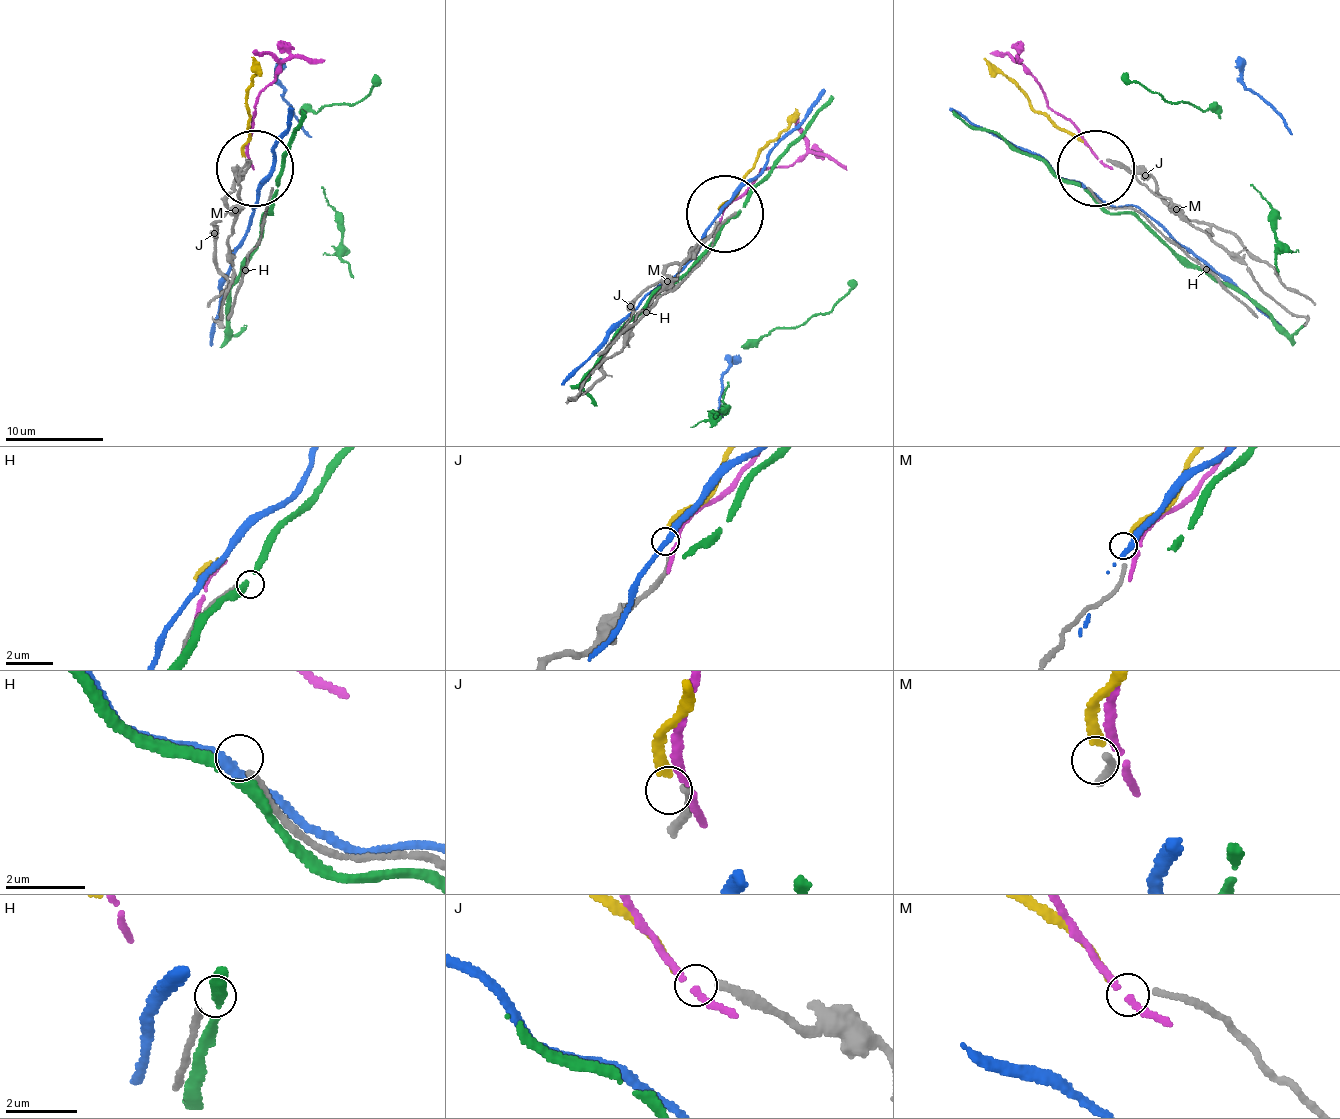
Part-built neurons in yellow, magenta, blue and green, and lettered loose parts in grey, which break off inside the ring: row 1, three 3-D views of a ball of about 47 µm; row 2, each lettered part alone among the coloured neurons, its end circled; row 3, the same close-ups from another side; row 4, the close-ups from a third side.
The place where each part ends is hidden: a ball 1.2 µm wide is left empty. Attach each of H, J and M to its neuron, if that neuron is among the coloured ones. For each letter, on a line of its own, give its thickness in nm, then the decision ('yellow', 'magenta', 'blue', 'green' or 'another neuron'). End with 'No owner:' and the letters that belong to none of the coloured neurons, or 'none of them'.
H: 170 nm | another neuron
J: 220 nm | yellow
M: 160 nm | another neuron
No owner: H, M

